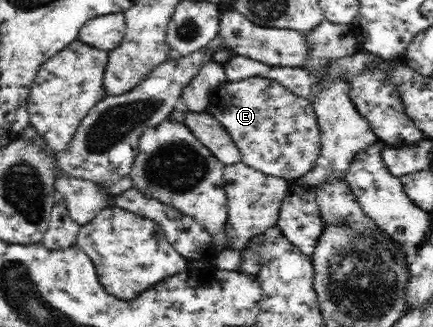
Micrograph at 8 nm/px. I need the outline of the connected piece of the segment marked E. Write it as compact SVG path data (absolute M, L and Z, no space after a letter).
M258 76L226 81L210 94L205 111L231 135L246 165L288 180L299 179L314 168L321 141L312 104L276 80Z

